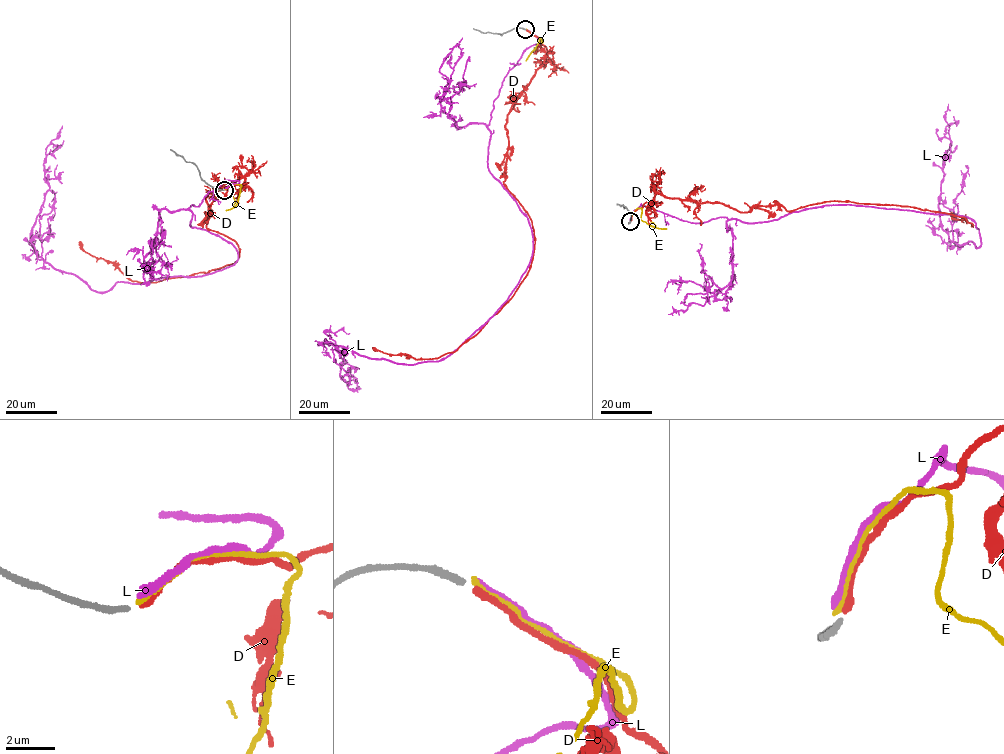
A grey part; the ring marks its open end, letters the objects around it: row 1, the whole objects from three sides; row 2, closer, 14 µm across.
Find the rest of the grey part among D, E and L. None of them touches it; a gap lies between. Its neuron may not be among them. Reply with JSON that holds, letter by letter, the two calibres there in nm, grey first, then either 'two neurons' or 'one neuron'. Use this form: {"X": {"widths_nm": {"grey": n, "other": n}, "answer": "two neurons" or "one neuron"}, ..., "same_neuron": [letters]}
{"D": {"widths_nm": {"grey": 240, "other": 340}, "answer": "one neuron"}, "E": {"widths_nm": {"grey": 240, "other": 240}, "answer": "two neurons"}, "L": {"widths_nm": {"grey": 240, "other": 280}, "answer": "two neurons"}, "same_neuron": ["D"]}

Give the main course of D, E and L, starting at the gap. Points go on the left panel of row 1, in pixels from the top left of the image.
D: (225, 189), (245, 178), (208, 194), (206, 228), (233, 240), (239, 257), (233, 264), (132, 281), (79, 241)
E: (224, 189), (233, 184), (241, 186), (235, 206), (226, 210)
L: (224, 188), (191, 205), (190, 226), (231, 243), (234, 264), (95, 291), (31, 237), (62, 126)

